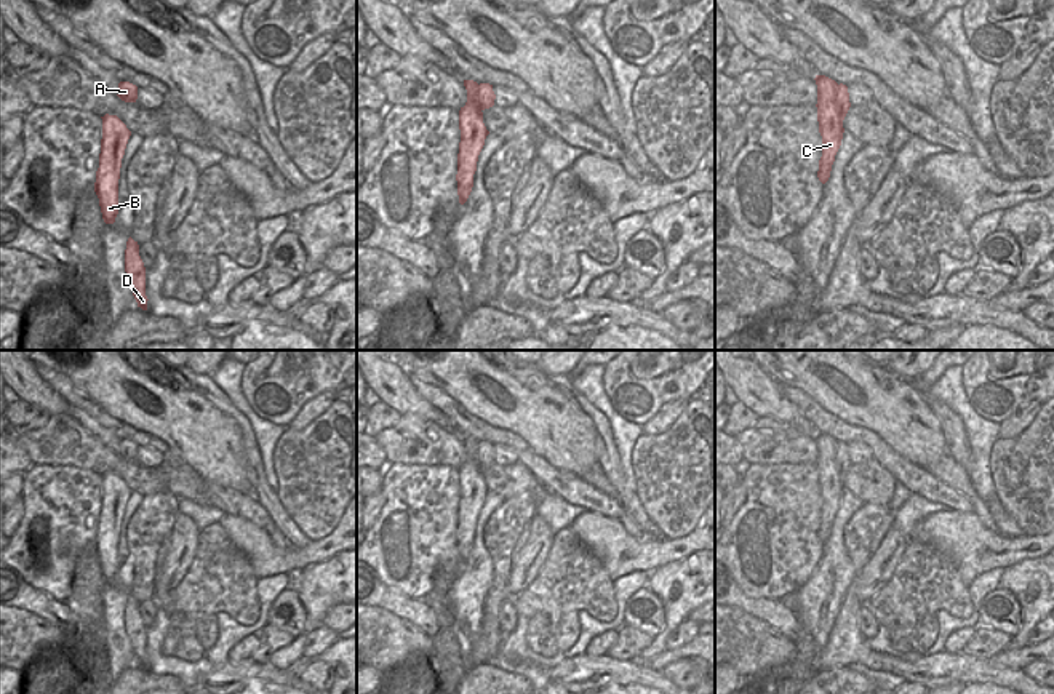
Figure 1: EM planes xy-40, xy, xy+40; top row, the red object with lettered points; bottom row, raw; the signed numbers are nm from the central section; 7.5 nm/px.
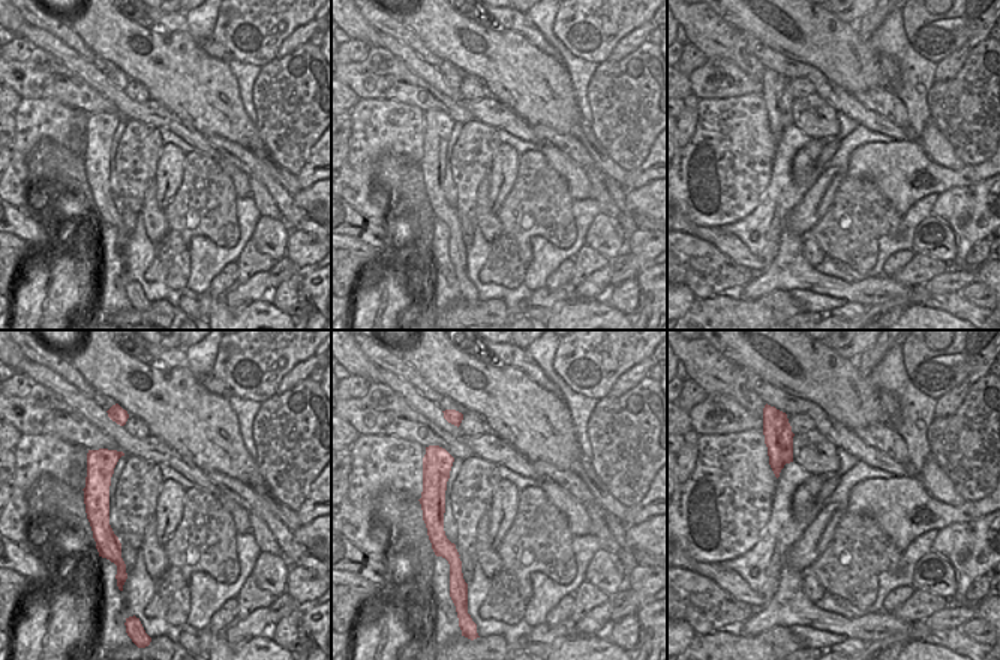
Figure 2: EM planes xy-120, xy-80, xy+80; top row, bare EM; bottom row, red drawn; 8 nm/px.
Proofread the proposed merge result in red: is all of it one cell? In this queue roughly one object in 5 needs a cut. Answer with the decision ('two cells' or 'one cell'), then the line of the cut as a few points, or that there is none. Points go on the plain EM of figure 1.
two cells | xy+40 (837, 443), (837, 470), (842, 480)

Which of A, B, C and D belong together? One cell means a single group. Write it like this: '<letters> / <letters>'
A / B C D

